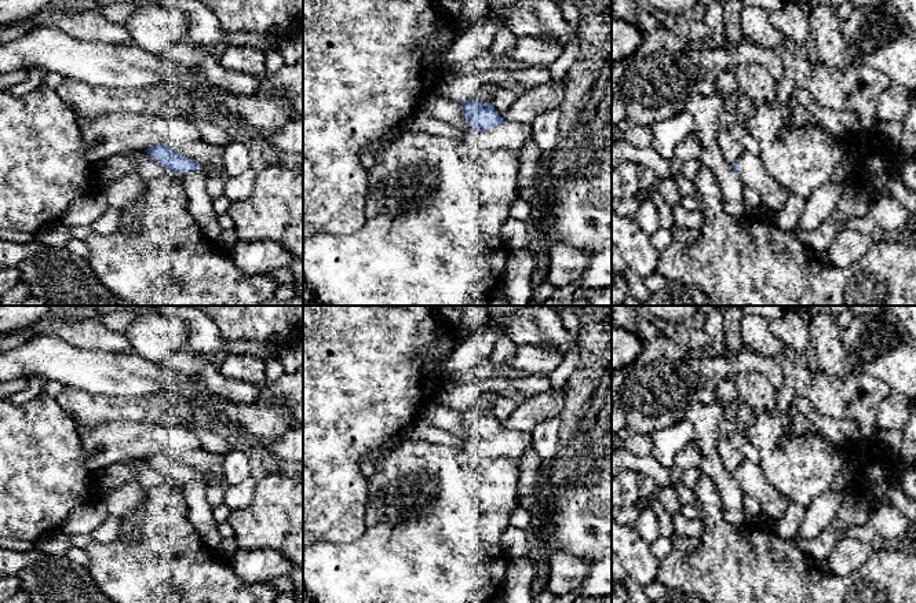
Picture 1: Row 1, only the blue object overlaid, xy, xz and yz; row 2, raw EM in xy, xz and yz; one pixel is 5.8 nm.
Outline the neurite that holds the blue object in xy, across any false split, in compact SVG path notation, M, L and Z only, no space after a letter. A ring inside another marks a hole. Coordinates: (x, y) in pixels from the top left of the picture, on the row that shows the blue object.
M157 145L145 150L150 158L163 165L169 172L187 175L190 172L204 173L207 178L218 176L225 182L229 179L226 171L215 172L204 164L194 162L185 154L180 154L167 145Z

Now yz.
M744 151L731 167L741 178L744 186L758 191L762 207L778 212L785 205L791 194L767 172L760 156Z

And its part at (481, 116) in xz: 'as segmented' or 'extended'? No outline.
extended

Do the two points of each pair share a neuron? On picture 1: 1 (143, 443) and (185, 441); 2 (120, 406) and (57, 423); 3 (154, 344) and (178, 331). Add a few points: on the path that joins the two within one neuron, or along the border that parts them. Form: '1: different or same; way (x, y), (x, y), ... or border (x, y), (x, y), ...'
1: same; way (153, 443), (163, 448), (175, 448)
2: different; border (54, 398), (77, 426)
3: same; way (160, 339), (164, 335), (172, 333)

